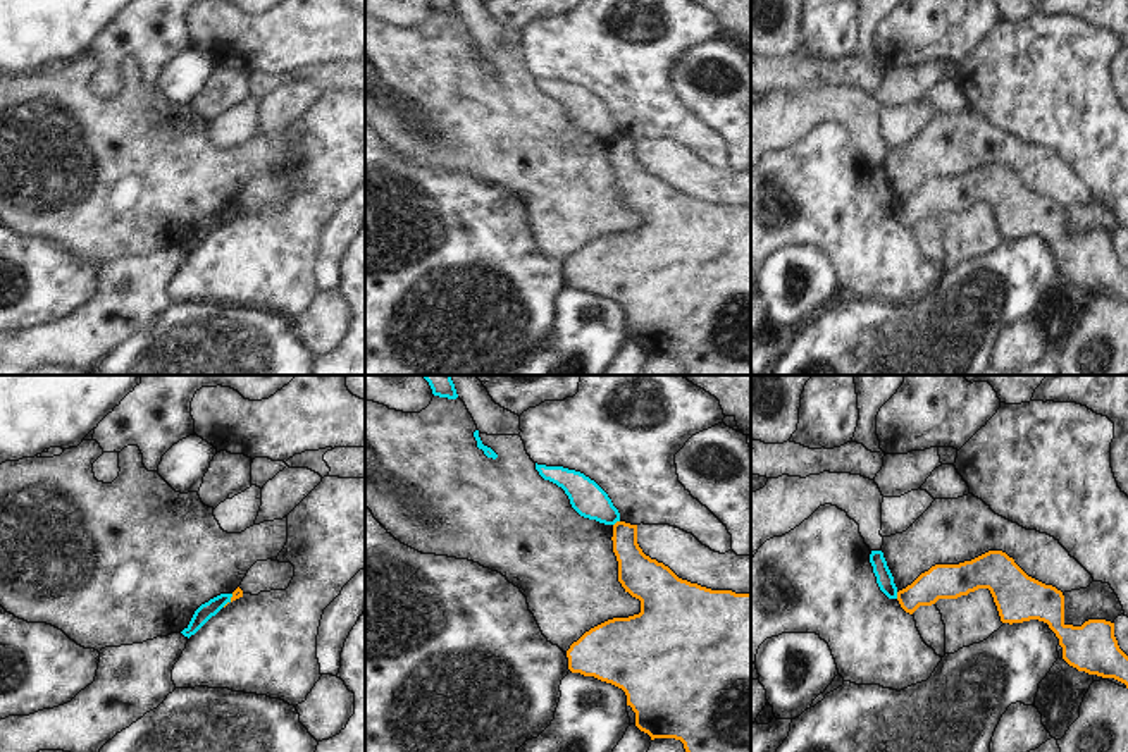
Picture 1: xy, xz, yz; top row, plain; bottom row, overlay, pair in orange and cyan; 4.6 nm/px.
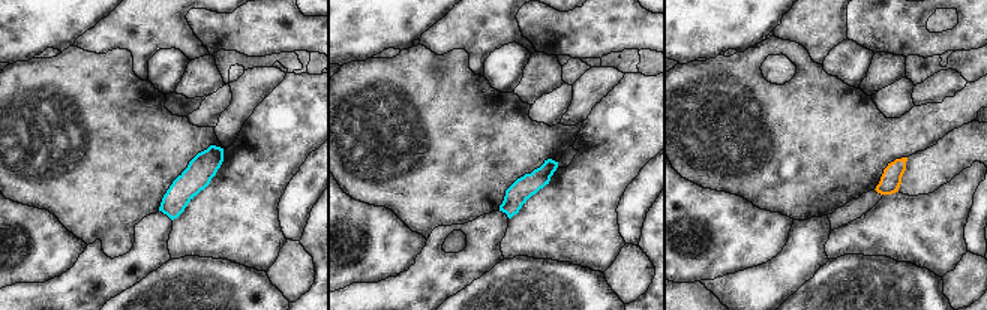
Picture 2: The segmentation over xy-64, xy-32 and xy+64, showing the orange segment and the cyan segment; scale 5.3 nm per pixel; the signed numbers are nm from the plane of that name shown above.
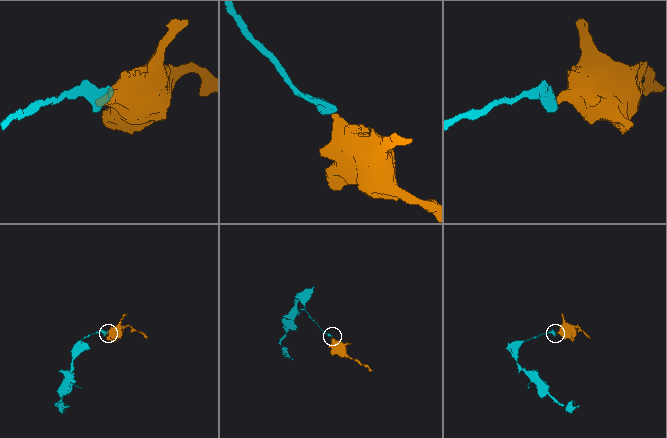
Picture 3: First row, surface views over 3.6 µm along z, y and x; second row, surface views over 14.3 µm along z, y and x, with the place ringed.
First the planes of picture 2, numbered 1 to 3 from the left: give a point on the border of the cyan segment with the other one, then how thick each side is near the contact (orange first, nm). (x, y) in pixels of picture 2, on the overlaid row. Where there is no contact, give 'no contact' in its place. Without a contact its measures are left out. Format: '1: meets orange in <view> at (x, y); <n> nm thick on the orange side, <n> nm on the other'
1: no contact
2: no contact
3: no contact

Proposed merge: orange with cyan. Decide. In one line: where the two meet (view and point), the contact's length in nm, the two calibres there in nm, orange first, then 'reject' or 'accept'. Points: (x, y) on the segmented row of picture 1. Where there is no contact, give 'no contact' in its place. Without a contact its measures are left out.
meets orange in xz at (615, 523); contact 40 nm long; 180 nm thick on the orange side, 160 nm on the other; reject

